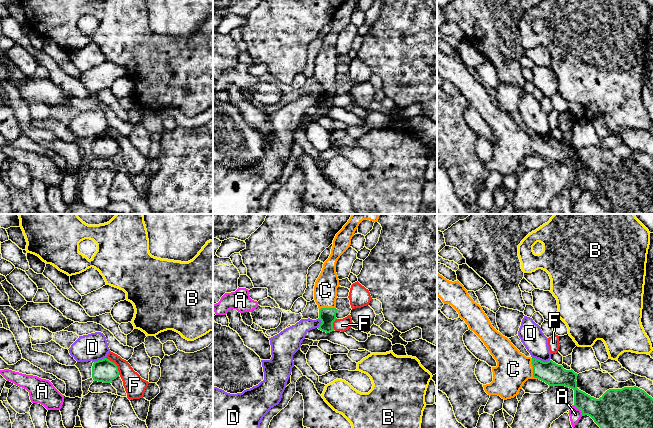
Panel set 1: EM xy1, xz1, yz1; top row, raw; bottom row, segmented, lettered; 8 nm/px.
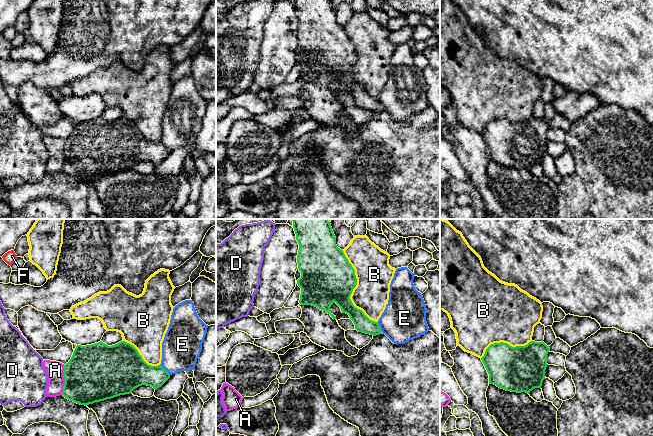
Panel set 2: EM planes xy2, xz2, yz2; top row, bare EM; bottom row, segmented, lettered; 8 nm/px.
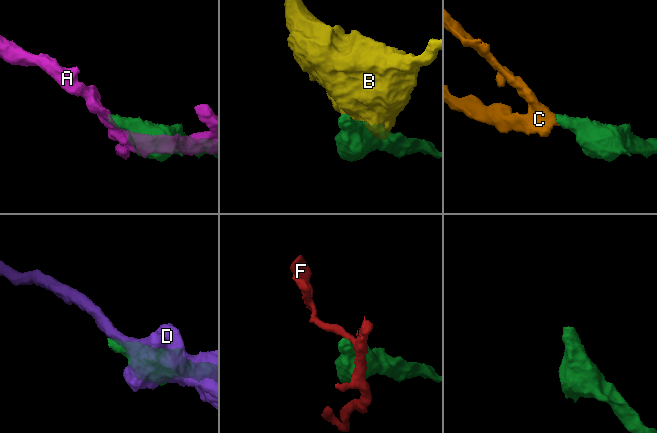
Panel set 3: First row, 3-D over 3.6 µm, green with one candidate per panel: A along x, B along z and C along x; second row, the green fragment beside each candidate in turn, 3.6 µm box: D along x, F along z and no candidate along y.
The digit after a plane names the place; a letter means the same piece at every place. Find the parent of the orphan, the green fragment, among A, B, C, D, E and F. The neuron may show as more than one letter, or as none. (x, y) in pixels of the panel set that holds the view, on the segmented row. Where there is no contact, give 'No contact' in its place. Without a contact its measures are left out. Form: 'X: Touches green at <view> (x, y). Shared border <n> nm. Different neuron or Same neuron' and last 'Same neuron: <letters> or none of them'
A: Touches green at xy2 (65, 380). Shared border 240 nm. Different neuron
B: Touches green at xz2 (353, 288). Shared border 650 nm. Different neuron
C: Touches green at yz1 (533, 369). Shared border 180 nm. Same neuron
D: Touches green at yz1 (540, 360). Shared border 150 nm. Different neuron
E: Touches green at xy2 (164, 369). Shared border 120 nm. Different neuron
F: Touches green at xy1 (116, 365). Shared border 180 nm. Different neuron
Same neuron: C

